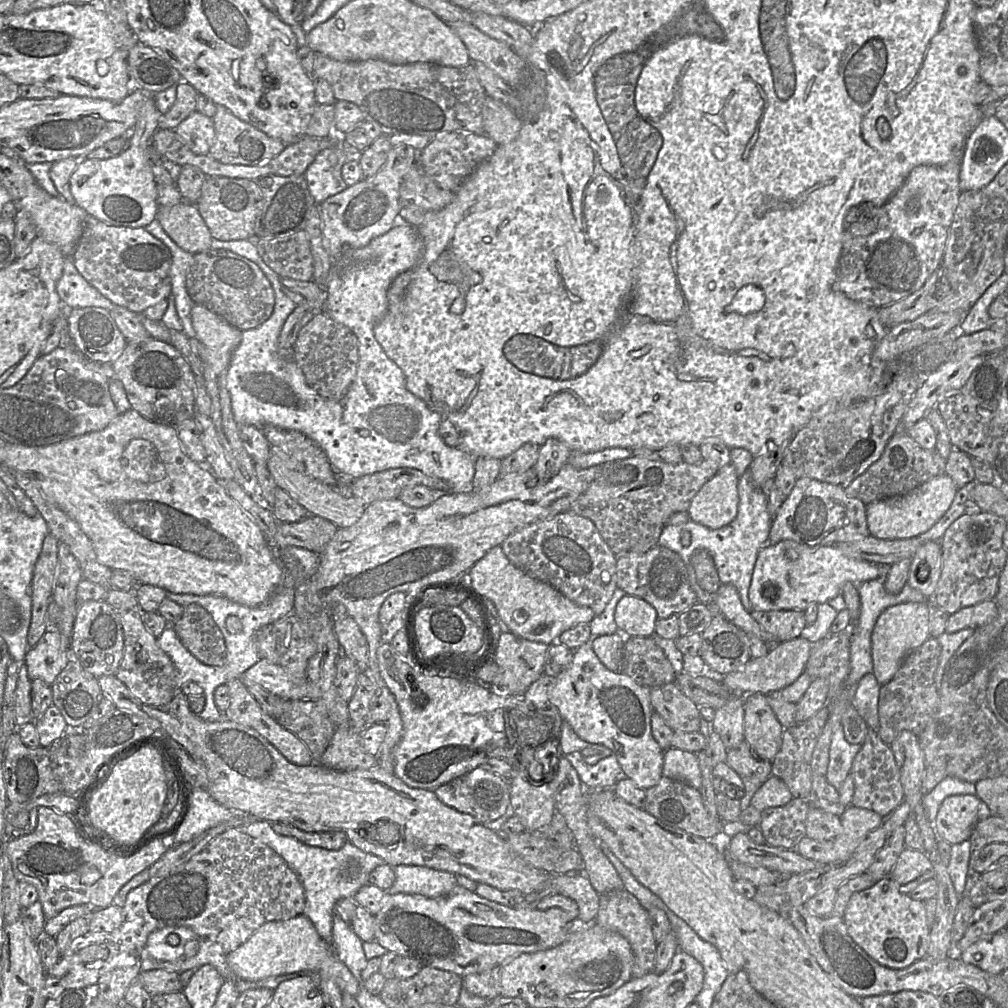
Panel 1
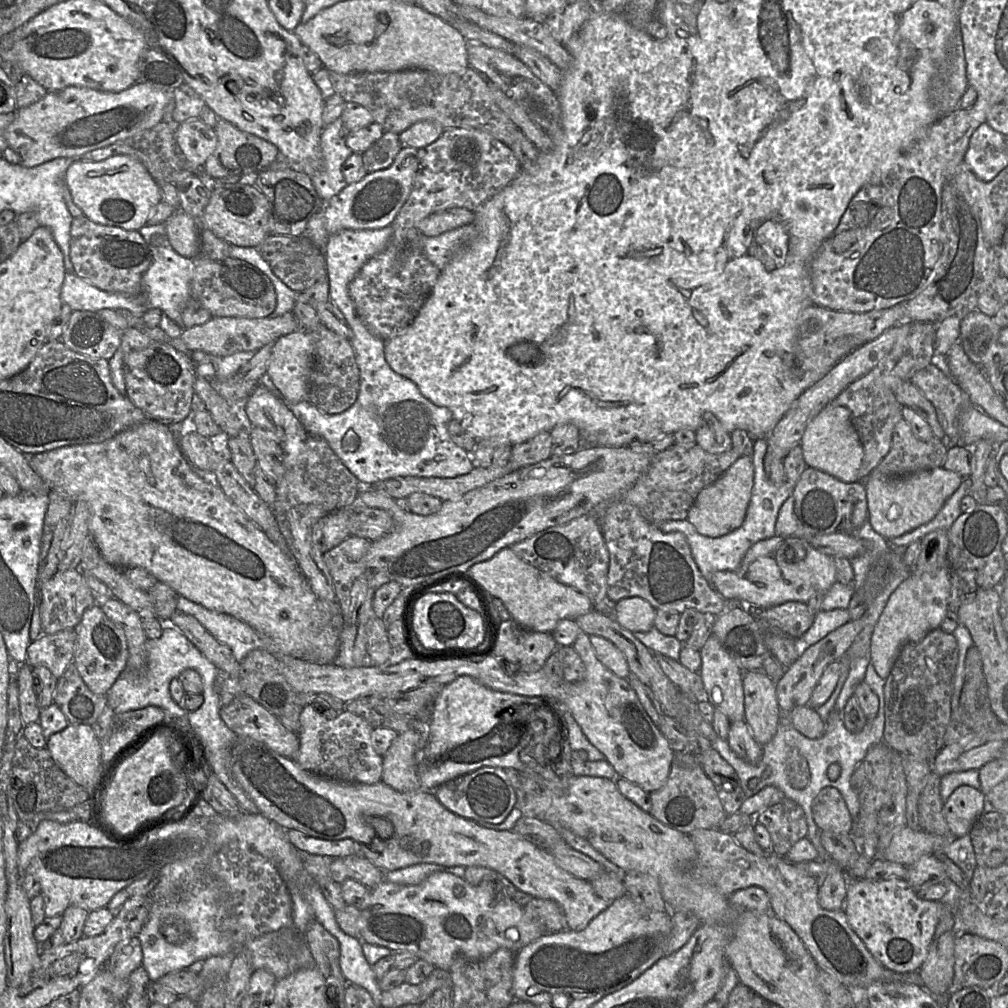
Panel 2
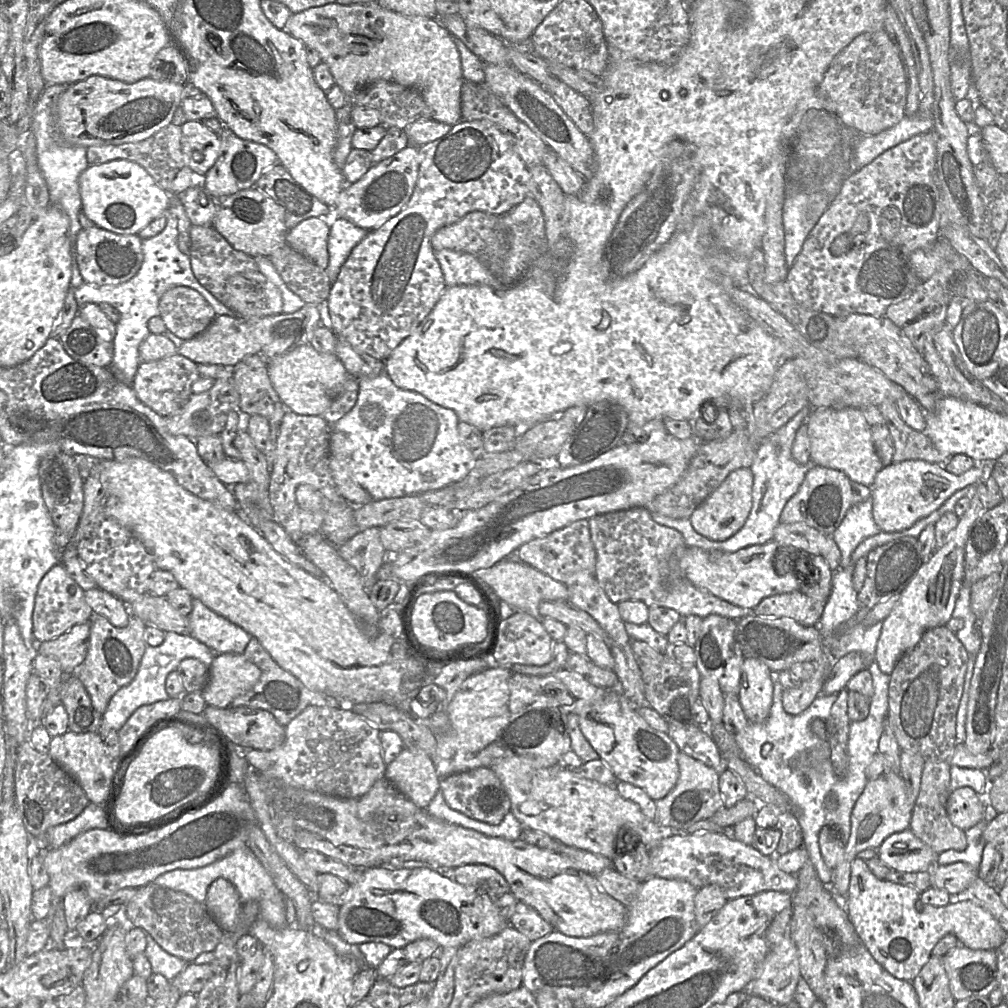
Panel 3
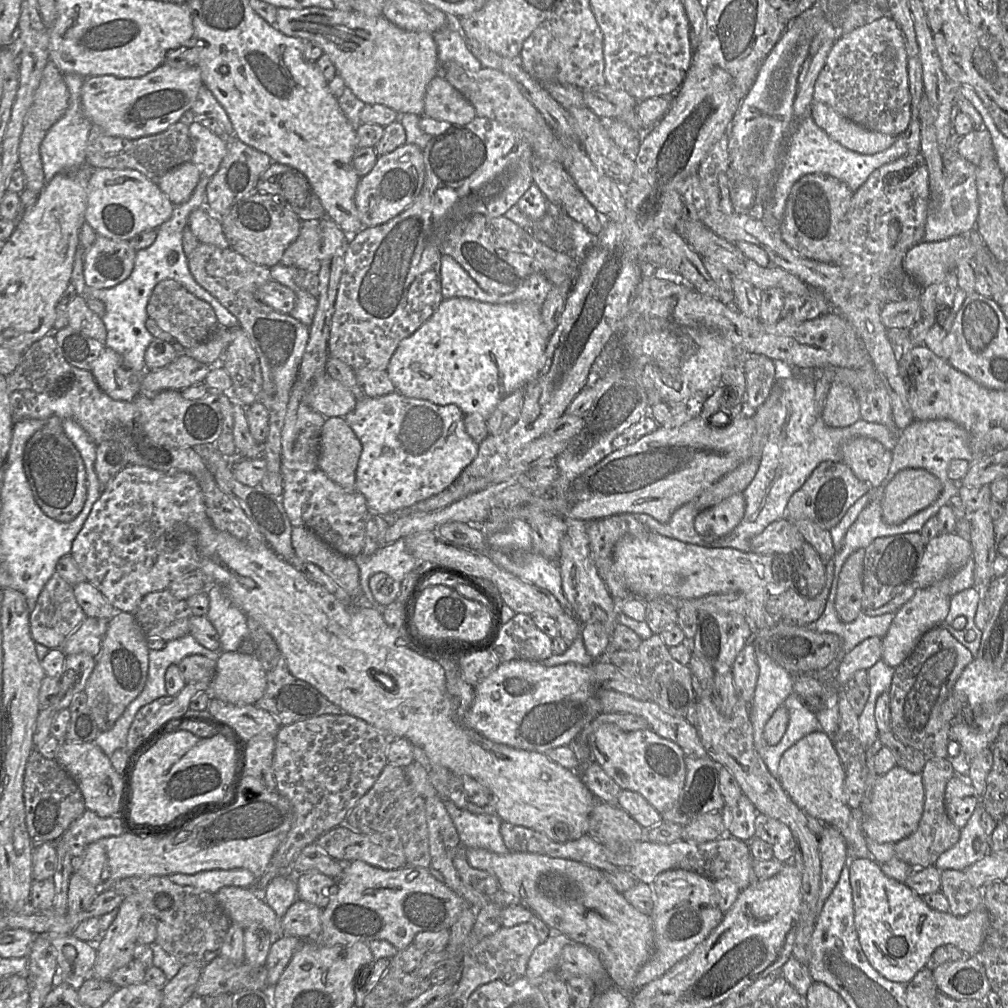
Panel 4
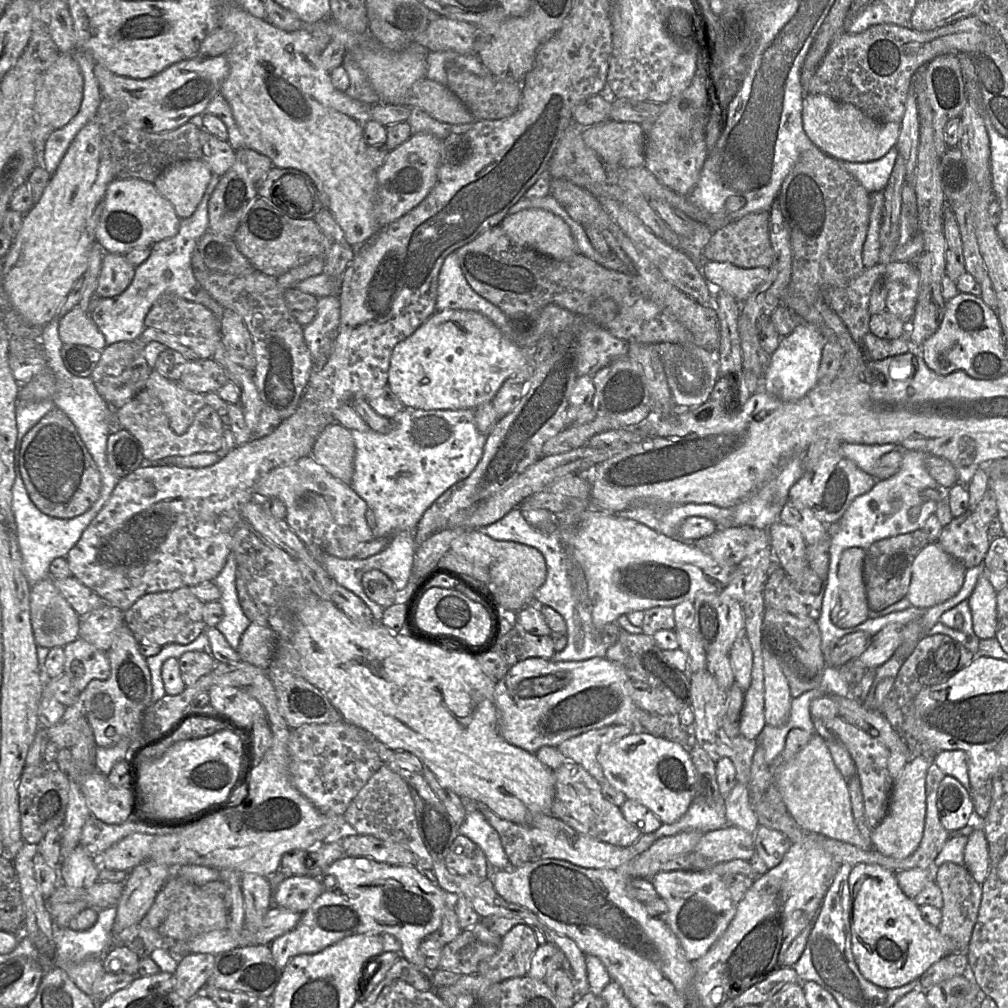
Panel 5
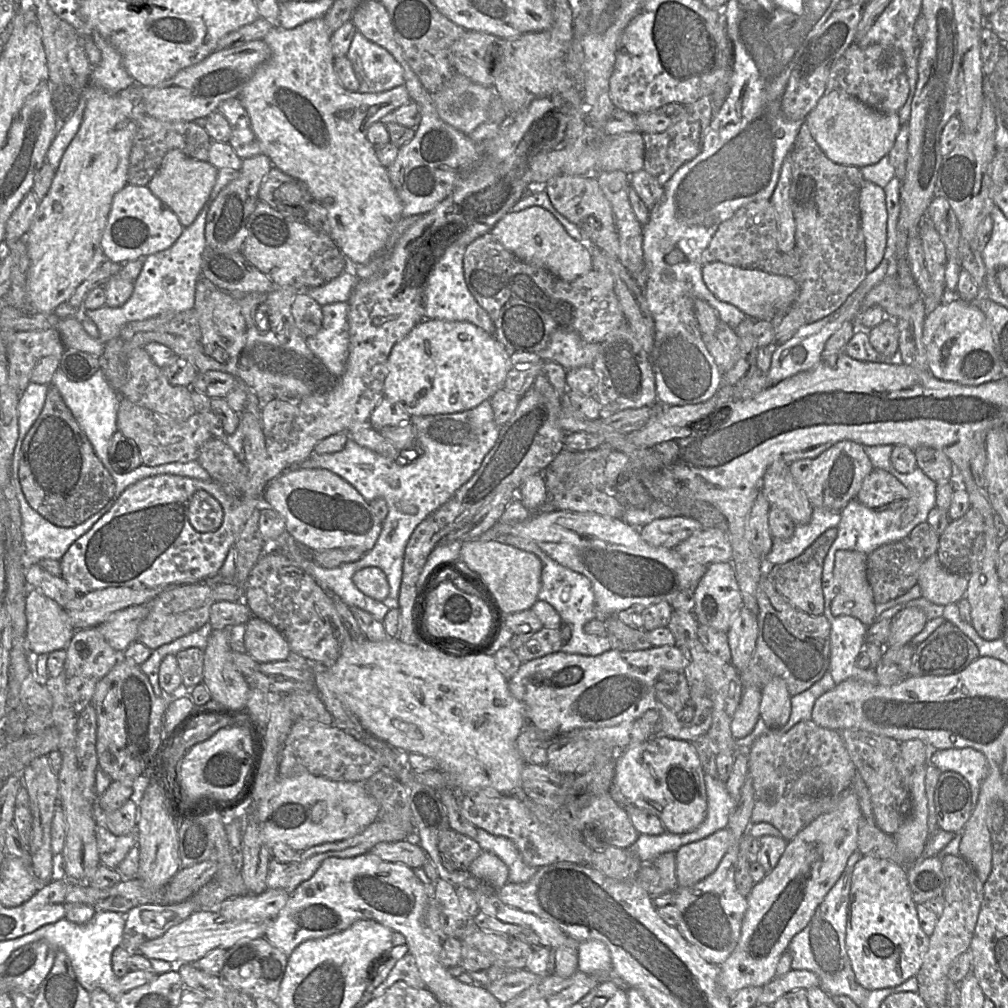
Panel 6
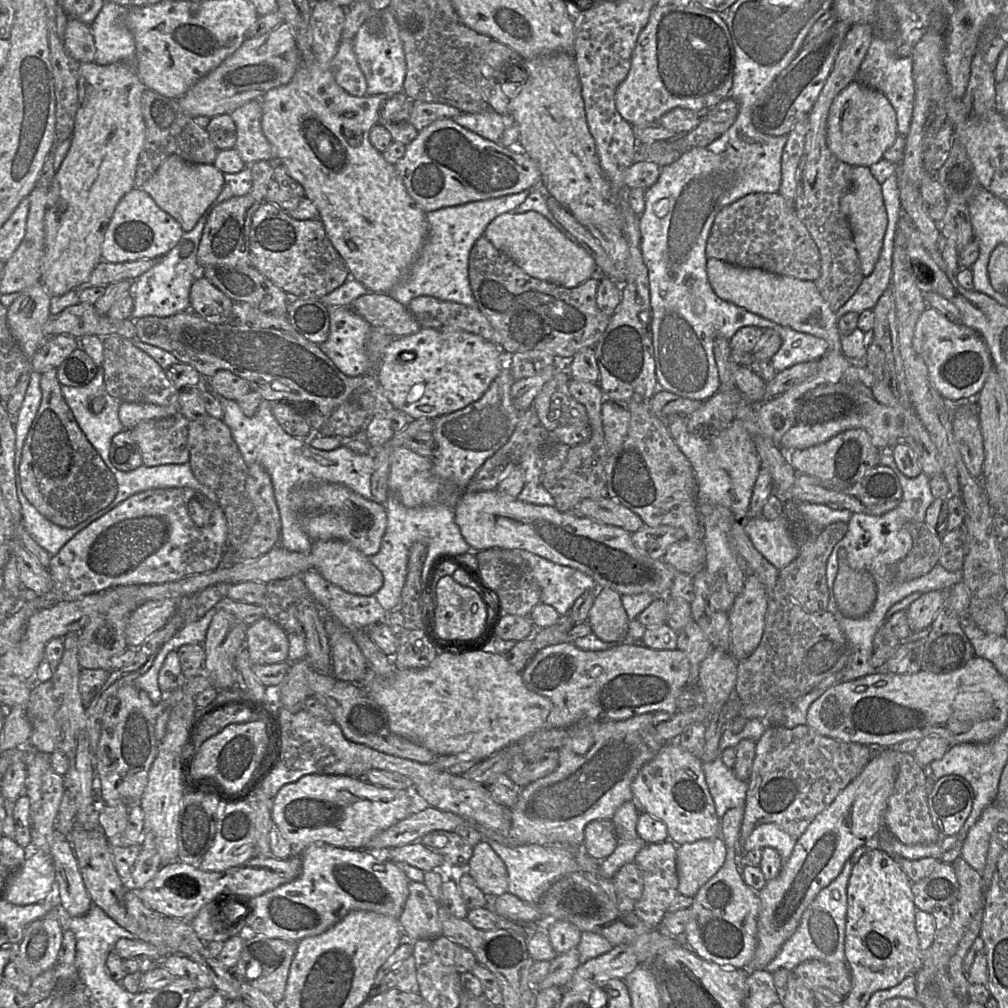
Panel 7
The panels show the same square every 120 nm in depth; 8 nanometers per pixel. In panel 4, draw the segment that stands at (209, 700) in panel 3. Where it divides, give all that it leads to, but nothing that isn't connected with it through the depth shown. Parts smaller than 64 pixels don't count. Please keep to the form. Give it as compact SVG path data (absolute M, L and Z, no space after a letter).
M221 652L209 695L232 704L255 704L265 693L266 672L254 654Z

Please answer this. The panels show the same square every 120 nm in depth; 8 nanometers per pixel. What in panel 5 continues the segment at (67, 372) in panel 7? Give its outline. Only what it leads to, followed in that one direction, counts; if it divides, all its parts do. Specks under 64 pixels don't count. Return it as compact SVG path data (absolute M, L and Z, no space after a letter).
M69 343L62 344L60 353L66 369L80 378L91 377L102 354L94 348Z

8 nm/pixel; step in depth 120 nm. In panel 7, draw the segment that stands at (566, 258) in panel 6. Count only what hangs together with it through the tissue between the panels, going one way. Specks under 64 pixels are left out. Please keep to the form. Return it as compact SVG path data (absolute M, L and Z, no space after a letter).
M536 211L504 213L488 224L484 236L525 273L539 280L574 288L591 278L597 270L593 258L581 245L571 242Z

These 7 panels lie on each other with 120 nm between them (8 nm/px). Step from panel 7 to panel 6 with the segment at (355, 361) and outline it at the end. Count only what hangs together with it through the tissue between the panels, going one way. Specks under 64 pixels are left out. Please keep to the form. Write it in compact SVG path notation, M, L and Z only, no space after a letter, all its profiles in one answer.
M336 302L322 306L323 322L317 334L306 338L308 348L317 356L327 369L336 377L343 375L349 354L349 305L347 302Z

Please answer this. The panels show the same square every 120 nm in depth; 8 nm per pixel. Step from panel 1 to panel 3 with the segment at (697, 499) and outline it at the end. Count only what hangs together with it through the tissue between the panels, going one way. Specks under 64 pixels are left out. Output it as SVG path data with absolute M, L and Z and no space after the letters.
M742 467L729 473L689 517L694 530L714 541L724 541L733 536L745 524L751 511L752 487L753 473L751 467Z

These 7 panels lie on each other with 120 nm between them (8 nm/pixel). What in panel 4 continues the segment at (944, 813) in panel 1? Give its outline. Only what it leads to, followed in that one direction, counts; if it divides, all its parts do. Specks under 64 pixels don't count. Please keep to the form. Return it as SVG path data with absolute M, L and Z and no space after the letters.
M954 775L947 782L944 794L945 810L952 823L963 828L972 816L980 797L972 785Z

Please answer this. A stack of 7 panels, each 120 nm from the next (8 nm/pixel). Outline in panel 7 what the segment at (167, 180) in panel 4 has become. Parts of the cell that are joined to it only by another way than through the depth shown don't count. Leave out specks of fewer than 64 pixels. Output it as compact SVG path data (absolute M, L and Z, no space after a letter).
M178 155L168 156L155 173L140 187L165 212L181 225L184 232L191 231L224 186L224 175L214 164L195 164Z

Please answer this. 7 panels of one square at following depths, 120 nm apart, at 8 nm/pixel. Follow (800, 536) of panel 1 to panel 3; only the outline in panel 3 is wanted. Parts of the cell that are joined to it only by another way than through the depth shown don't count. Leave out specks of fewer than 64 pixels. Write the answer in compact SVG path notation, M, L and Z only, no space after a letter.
M815 466L806 473L797 492L785 504L780 515L780 523L801 522L827 536L832 536L847 511L870 496L869 486L850 479L844 472L824 466Z

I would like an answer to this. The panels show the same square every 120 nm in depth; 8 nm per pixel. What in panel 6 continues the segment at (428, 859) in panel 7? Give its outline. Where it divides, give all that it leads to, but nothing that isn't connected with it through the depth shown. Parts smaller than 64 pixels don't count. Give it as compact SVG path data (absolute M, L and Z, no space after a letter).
M413 839L397 842L381 842L370 852L384 861L399 863L413 868L420 868L428 860L425 851Z

